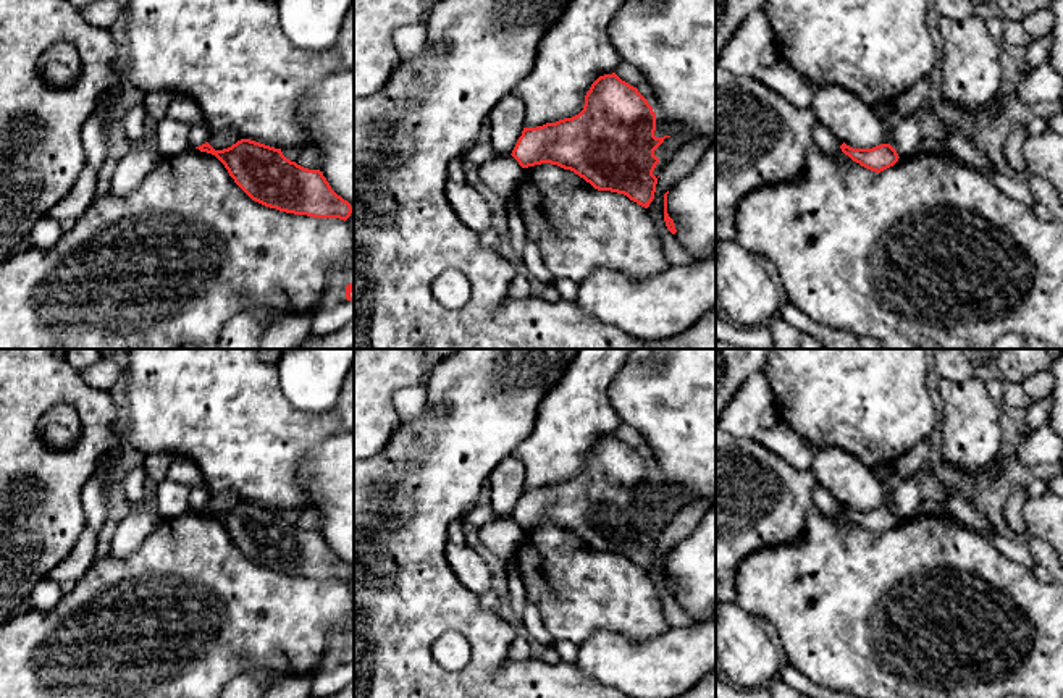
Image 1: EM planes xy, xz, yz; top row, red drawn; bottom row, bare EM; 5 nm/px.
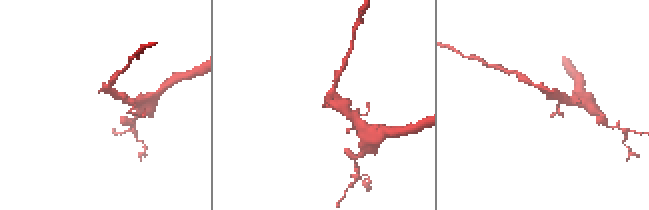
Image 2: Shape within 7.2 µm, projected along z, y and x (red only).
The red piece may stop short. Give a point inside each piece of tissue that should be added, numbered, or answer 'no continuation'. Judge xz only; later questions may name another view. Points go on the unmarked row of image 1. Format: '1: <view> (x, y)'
no continuation

